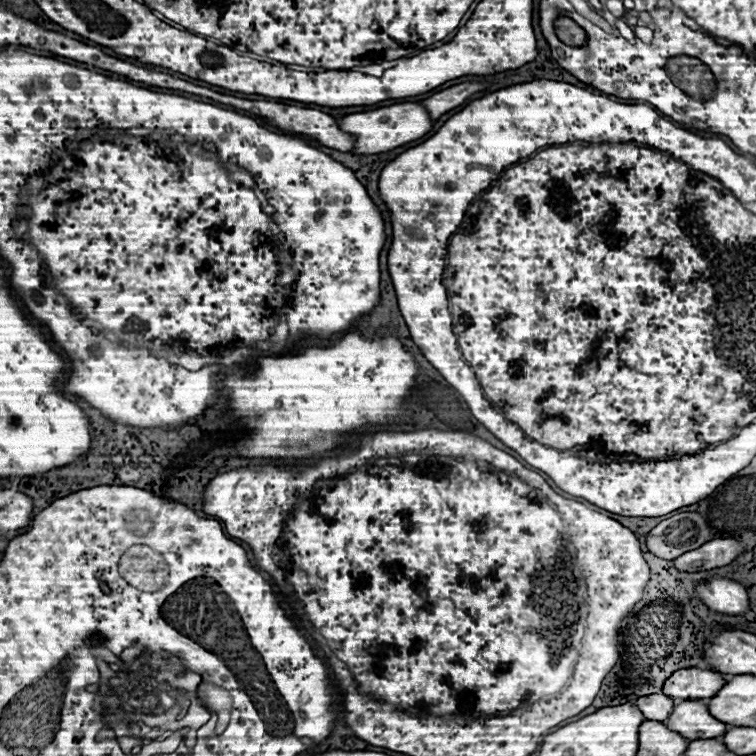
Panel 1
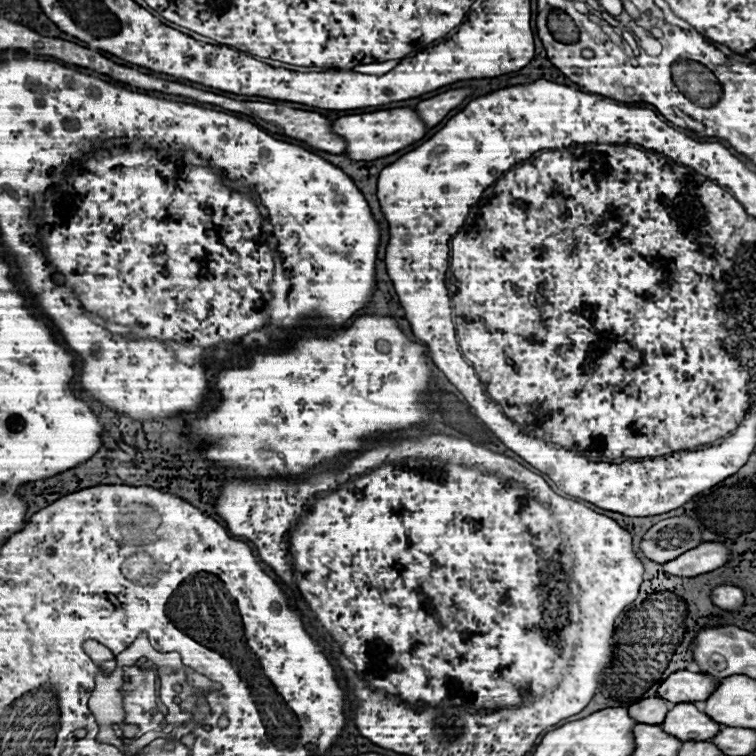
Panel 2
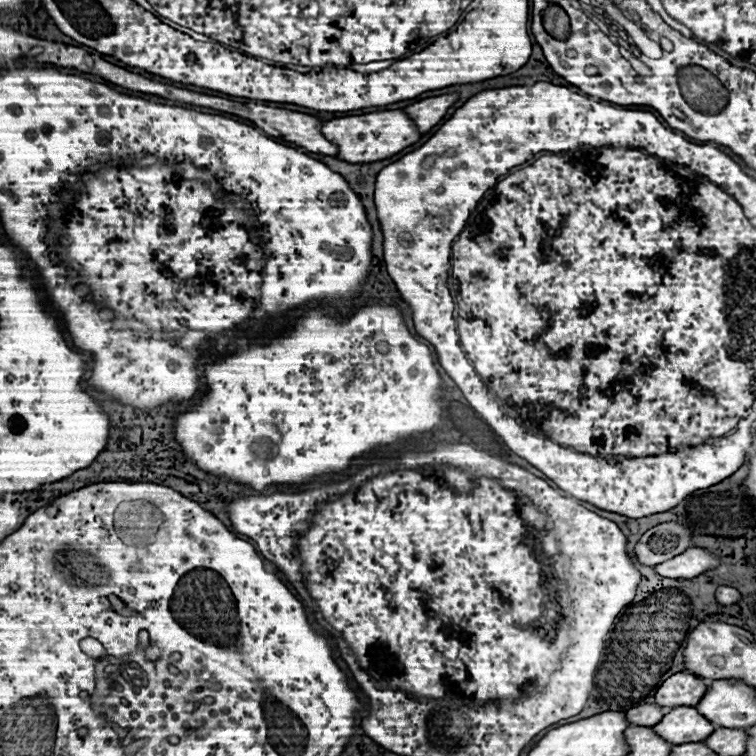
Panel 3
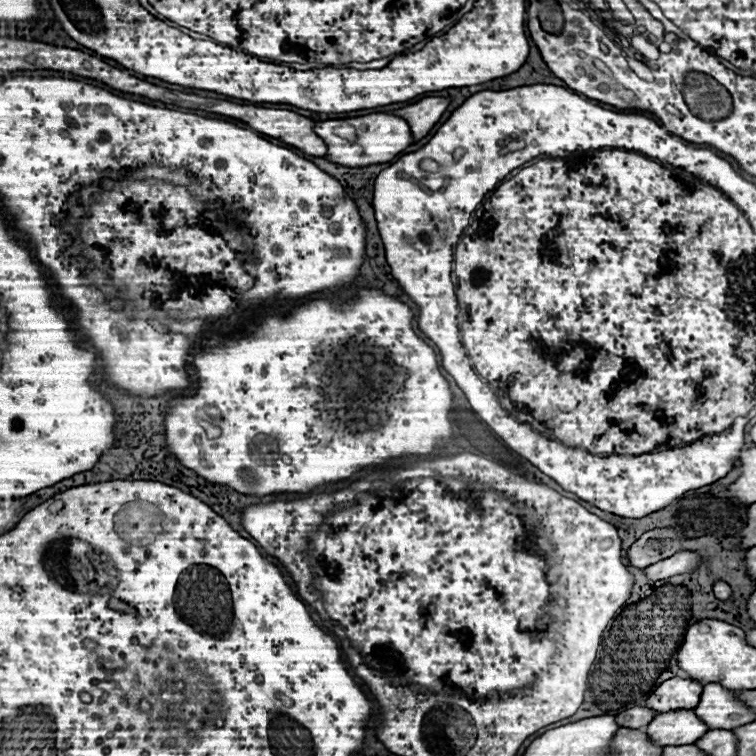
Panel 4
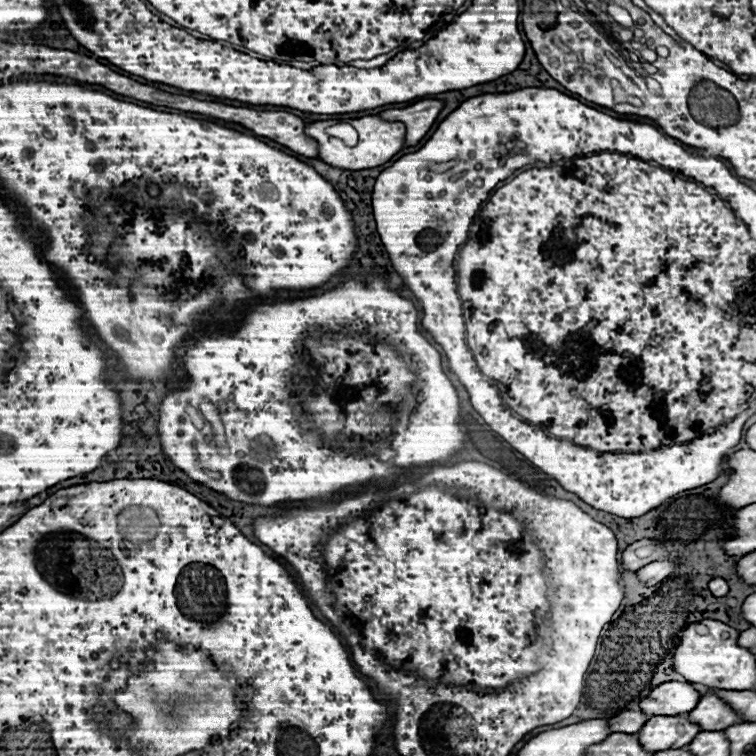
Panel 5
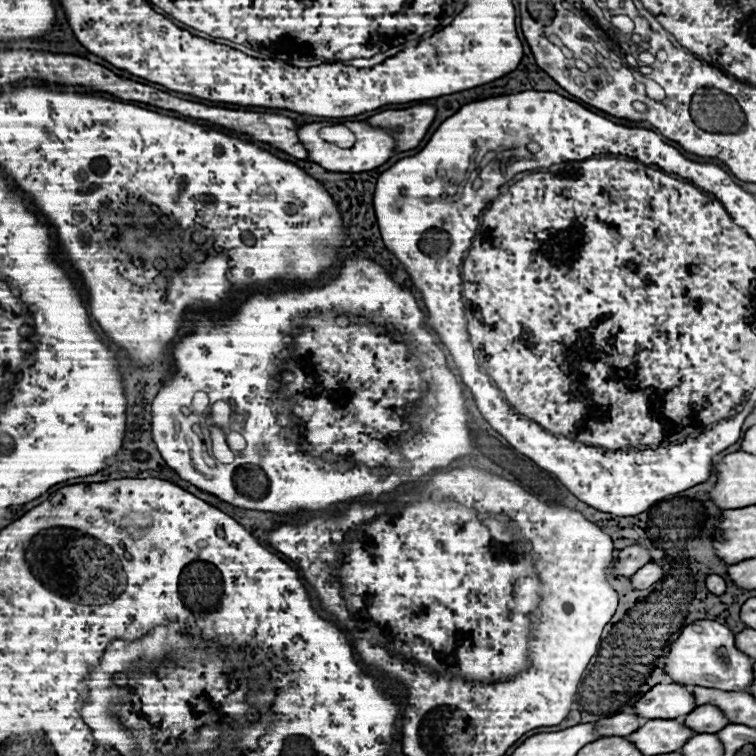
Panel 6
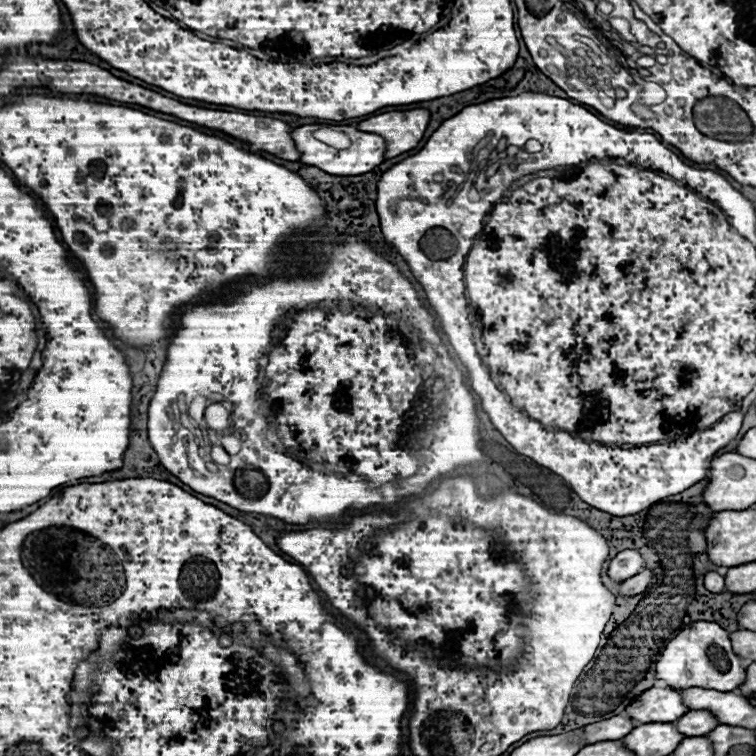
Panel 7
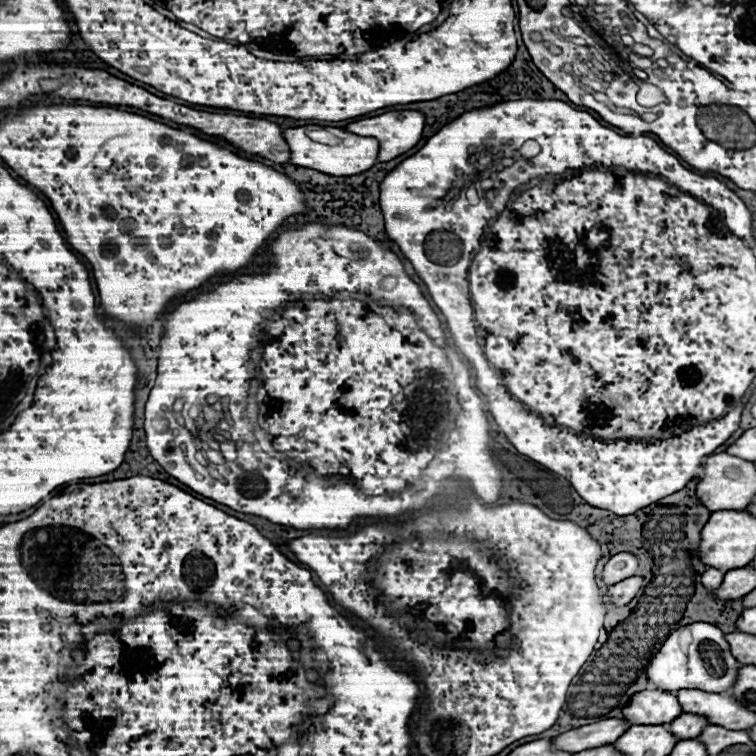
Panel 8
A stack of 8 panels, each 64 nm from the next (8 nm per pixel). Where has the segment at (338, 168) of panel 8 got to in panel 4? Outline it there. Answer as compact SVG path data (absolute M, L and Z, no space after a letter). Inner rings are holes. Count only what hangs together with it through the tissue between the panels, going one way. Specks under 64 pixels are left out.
M378 112L378 114L366 114L366 116L358 116L358 118L346 118L346 120L326 120L326 122L318 122L314 126L314 132L324 140L324 144L328 146L328 154L326 158L334 164L340 166L370 166L370 164L384 164L390 162L396 154L400 154L404 148L408 148L414 140L410 136L410 126L406 120L386 114L386 112ZM340 124L350 124L356 128L358 140L356 144L350 144L348 140L332 134L332 130Z

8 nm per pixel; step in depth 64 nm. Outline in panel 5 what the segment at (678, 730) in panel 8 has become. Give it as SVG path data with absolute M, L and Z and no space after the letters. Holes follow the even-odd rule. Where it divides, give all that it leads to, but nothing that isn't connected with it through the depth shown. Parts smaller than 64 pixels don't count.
M714 694L700 698L698 706L688 714L688 718L692 724L702 726L700 730L724 730L734 722L742 722L738 720L738 714L734 714L734 710Z

